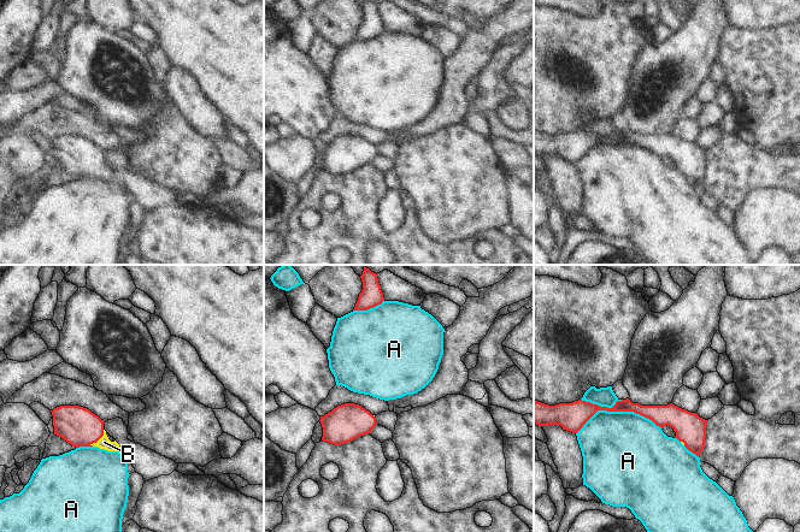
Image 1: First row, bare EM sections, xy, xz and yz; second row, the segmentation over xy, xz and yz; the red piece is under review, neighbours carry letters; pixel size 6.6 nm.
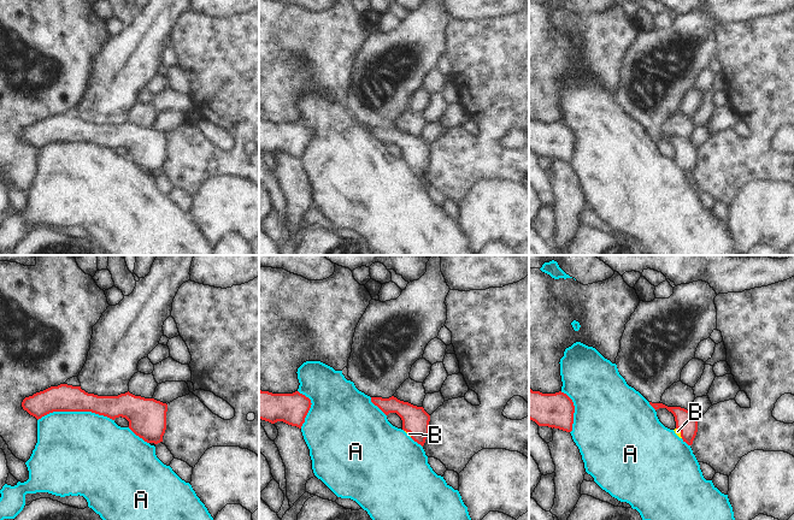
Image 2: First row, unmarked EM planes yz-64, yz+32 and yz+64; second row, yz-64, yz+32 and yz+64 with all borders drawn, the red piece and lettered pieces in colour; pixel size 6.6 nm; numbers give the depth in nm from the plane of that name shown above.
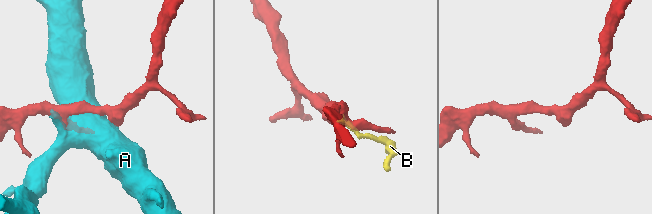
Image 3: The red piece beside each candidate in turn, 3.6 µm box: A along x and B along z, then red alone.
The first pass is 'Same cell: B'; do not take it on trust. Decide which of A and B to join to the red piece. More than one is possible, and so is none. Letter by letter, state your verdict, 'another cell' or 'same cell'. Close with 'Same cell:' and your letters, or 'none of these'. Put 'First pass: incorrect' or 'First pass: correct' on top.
First pass: correct
A: another cell
B: same cell
Same cell: B

